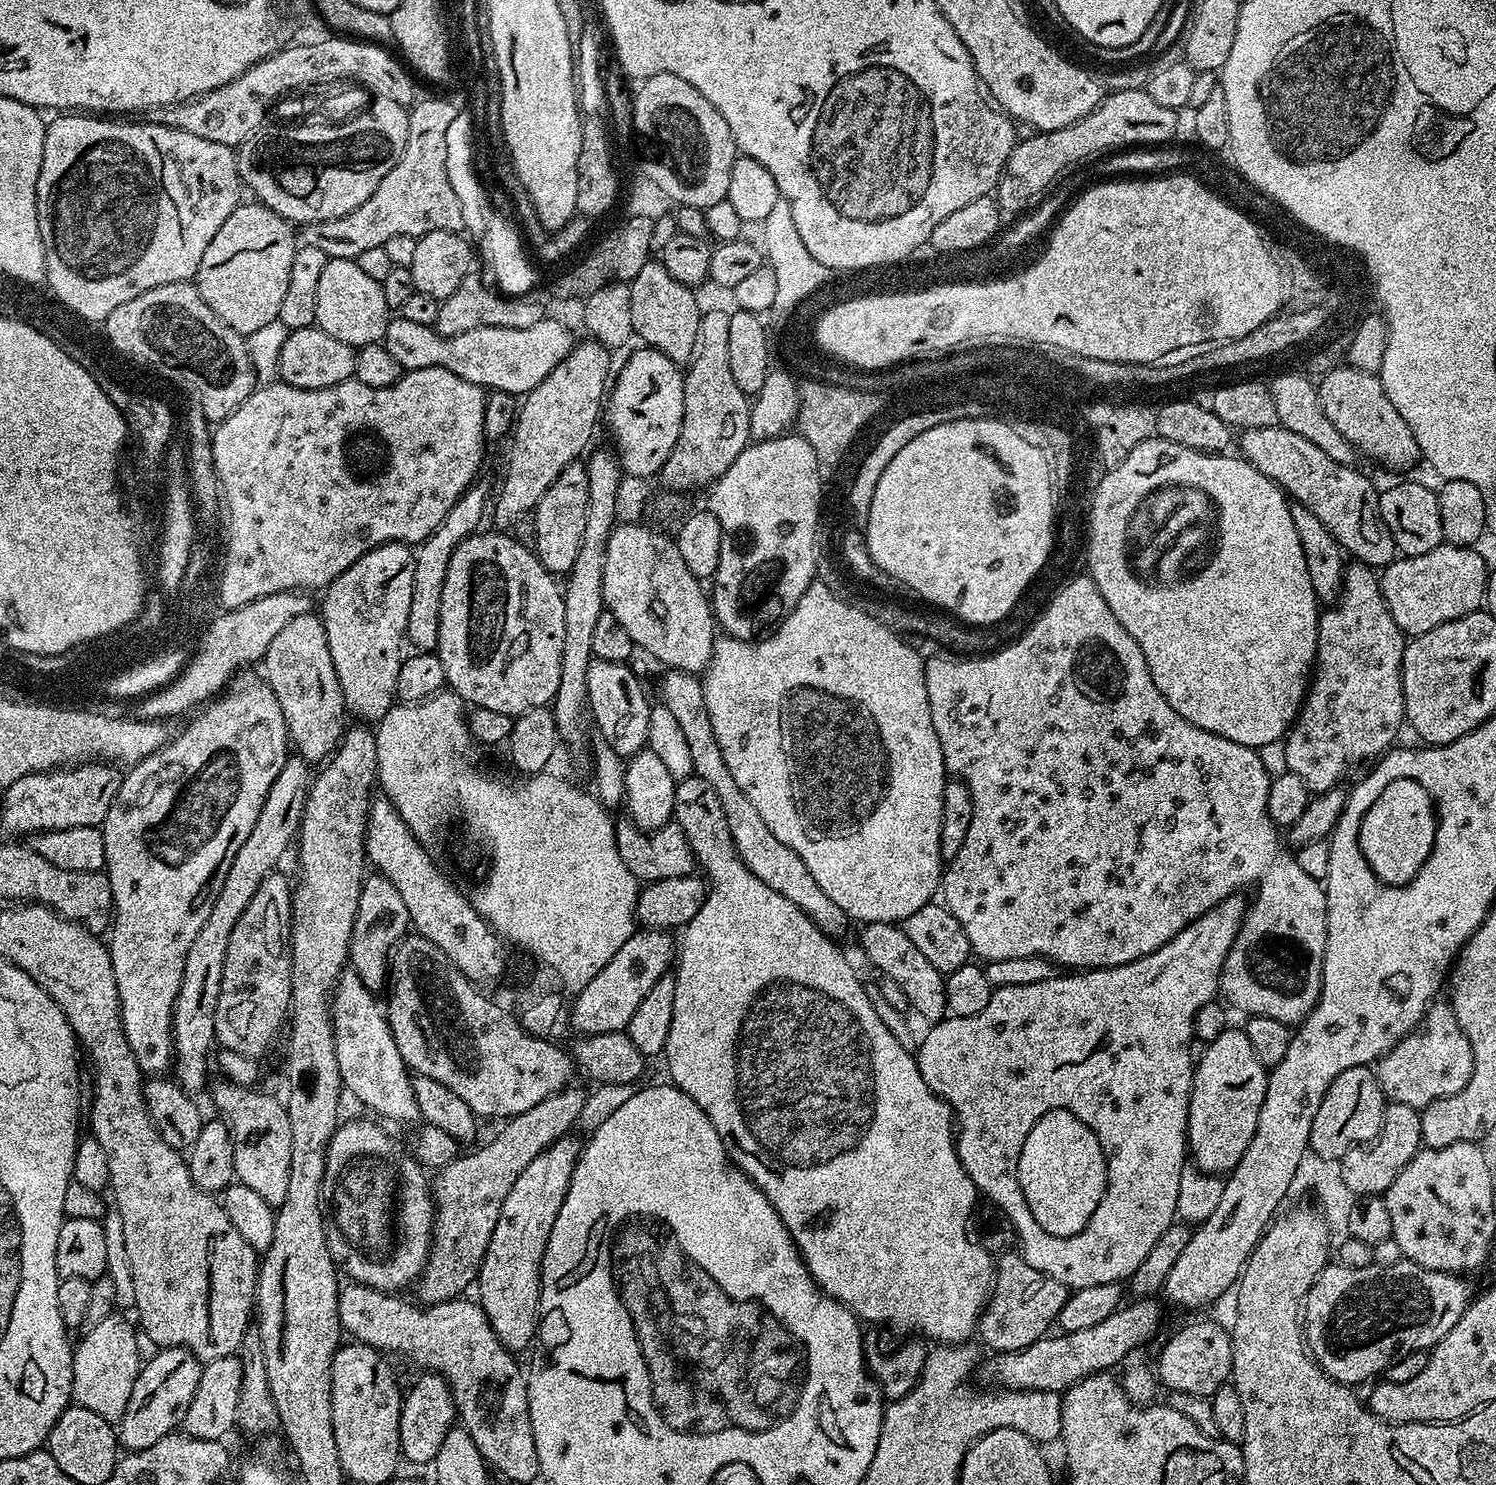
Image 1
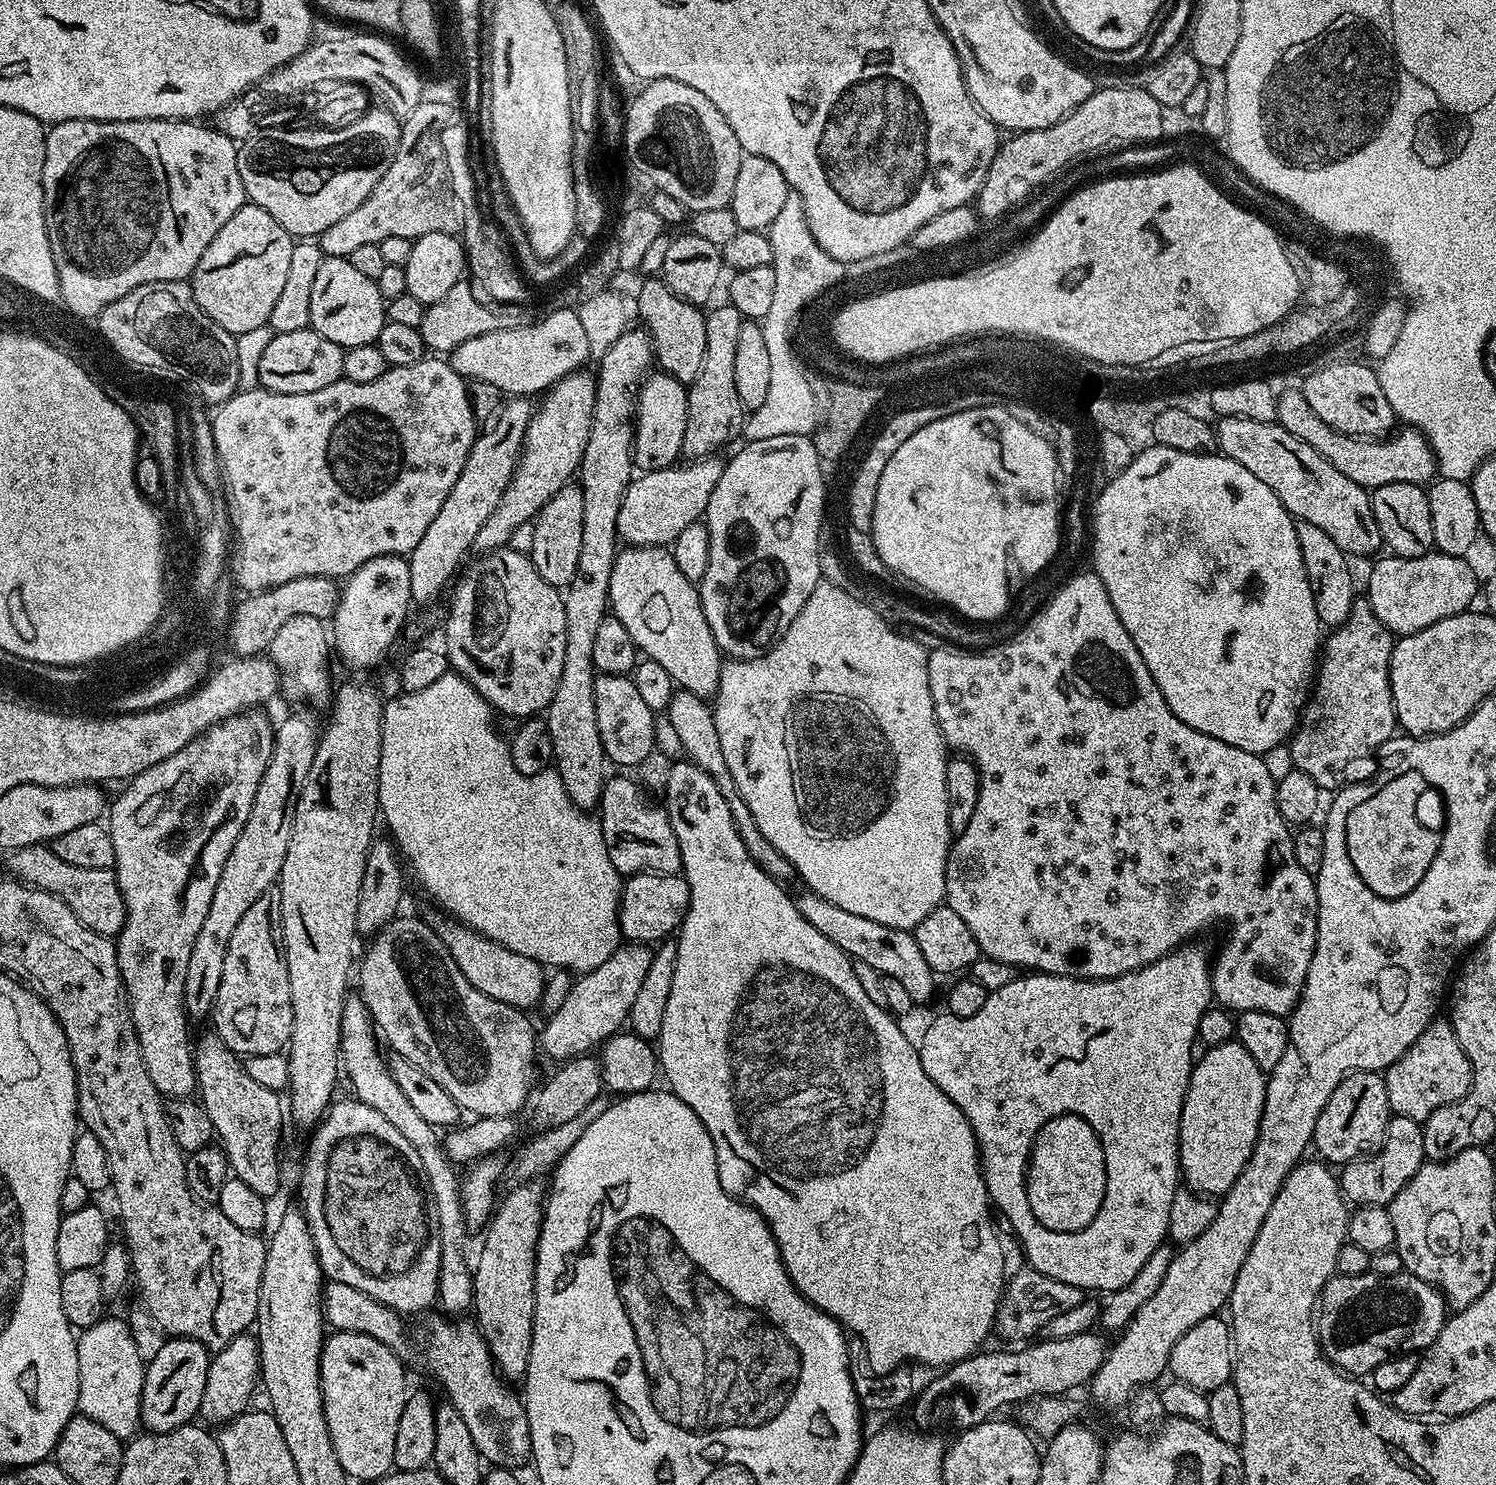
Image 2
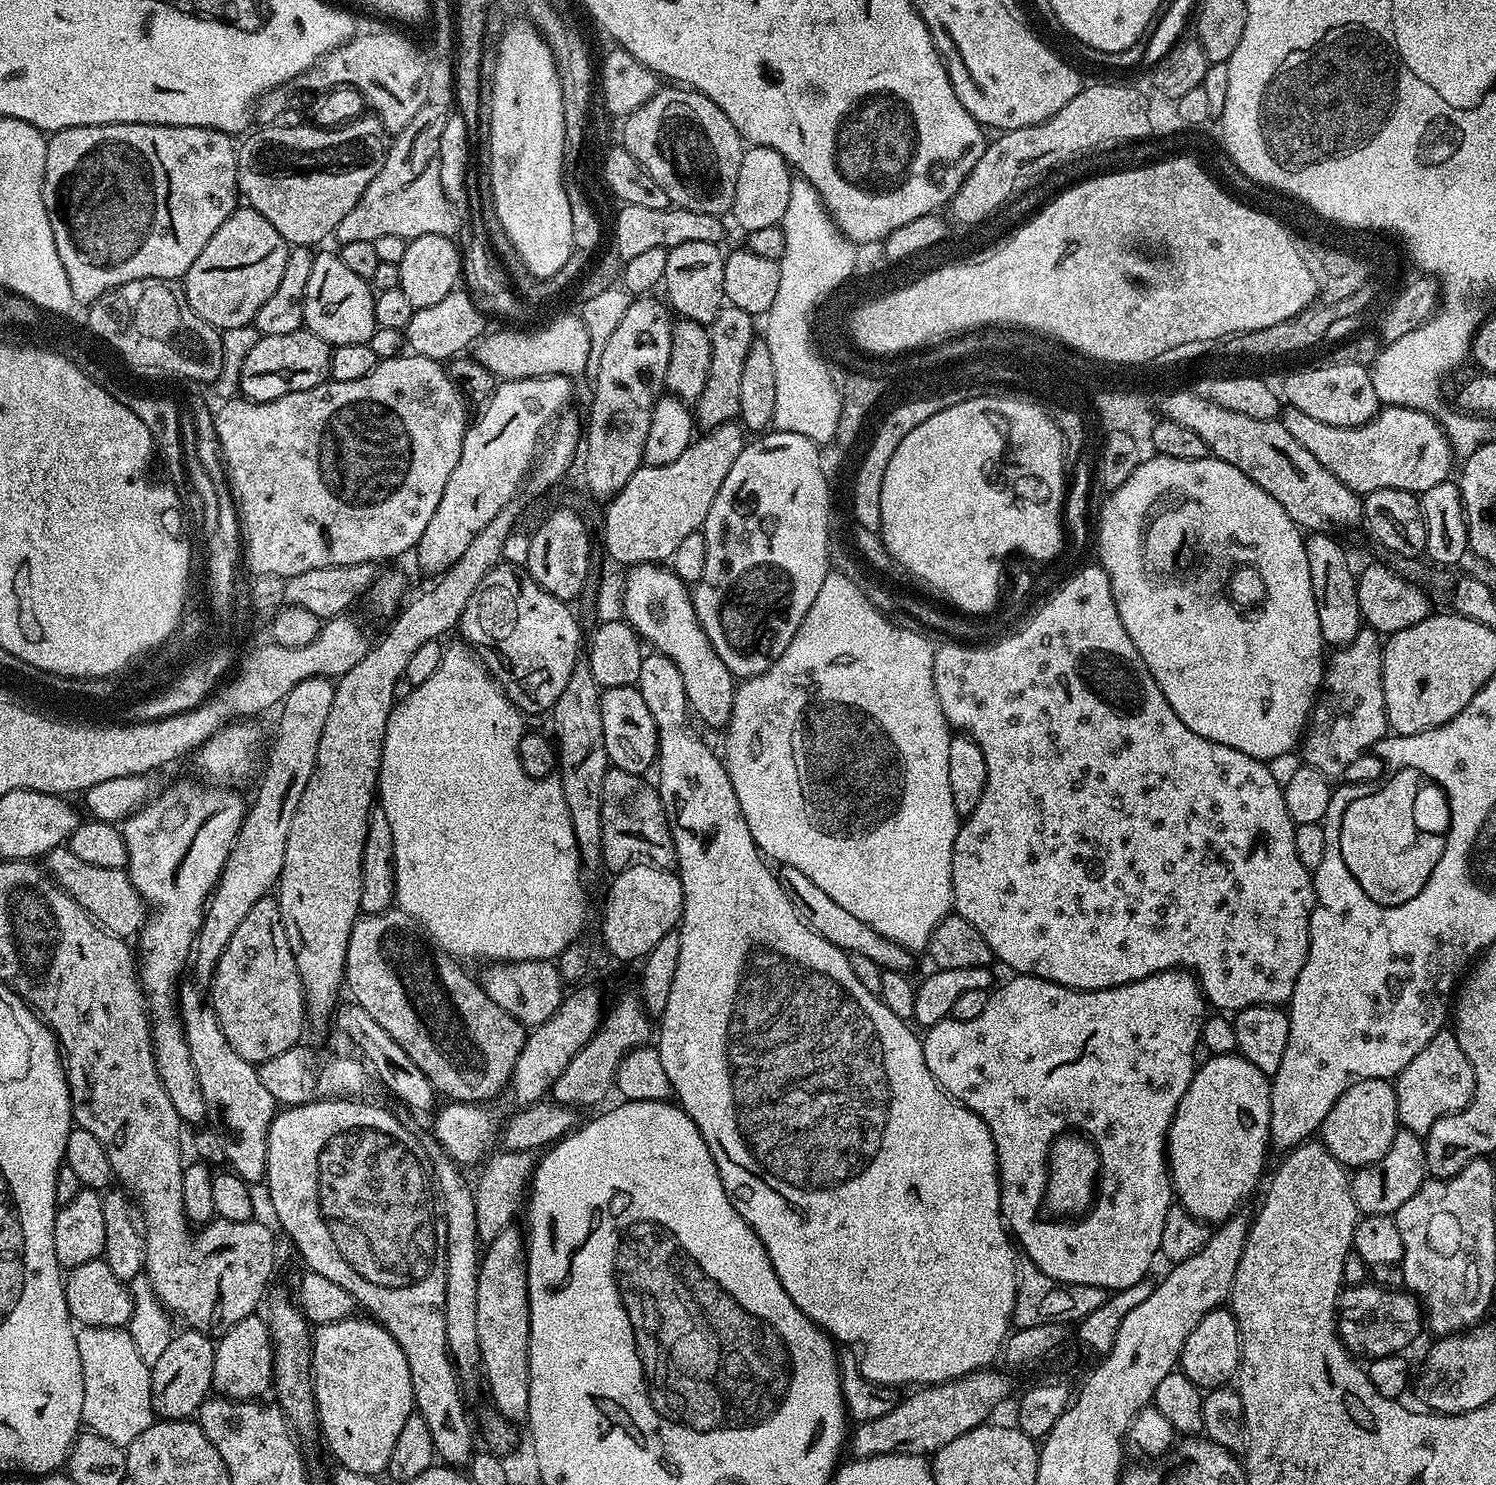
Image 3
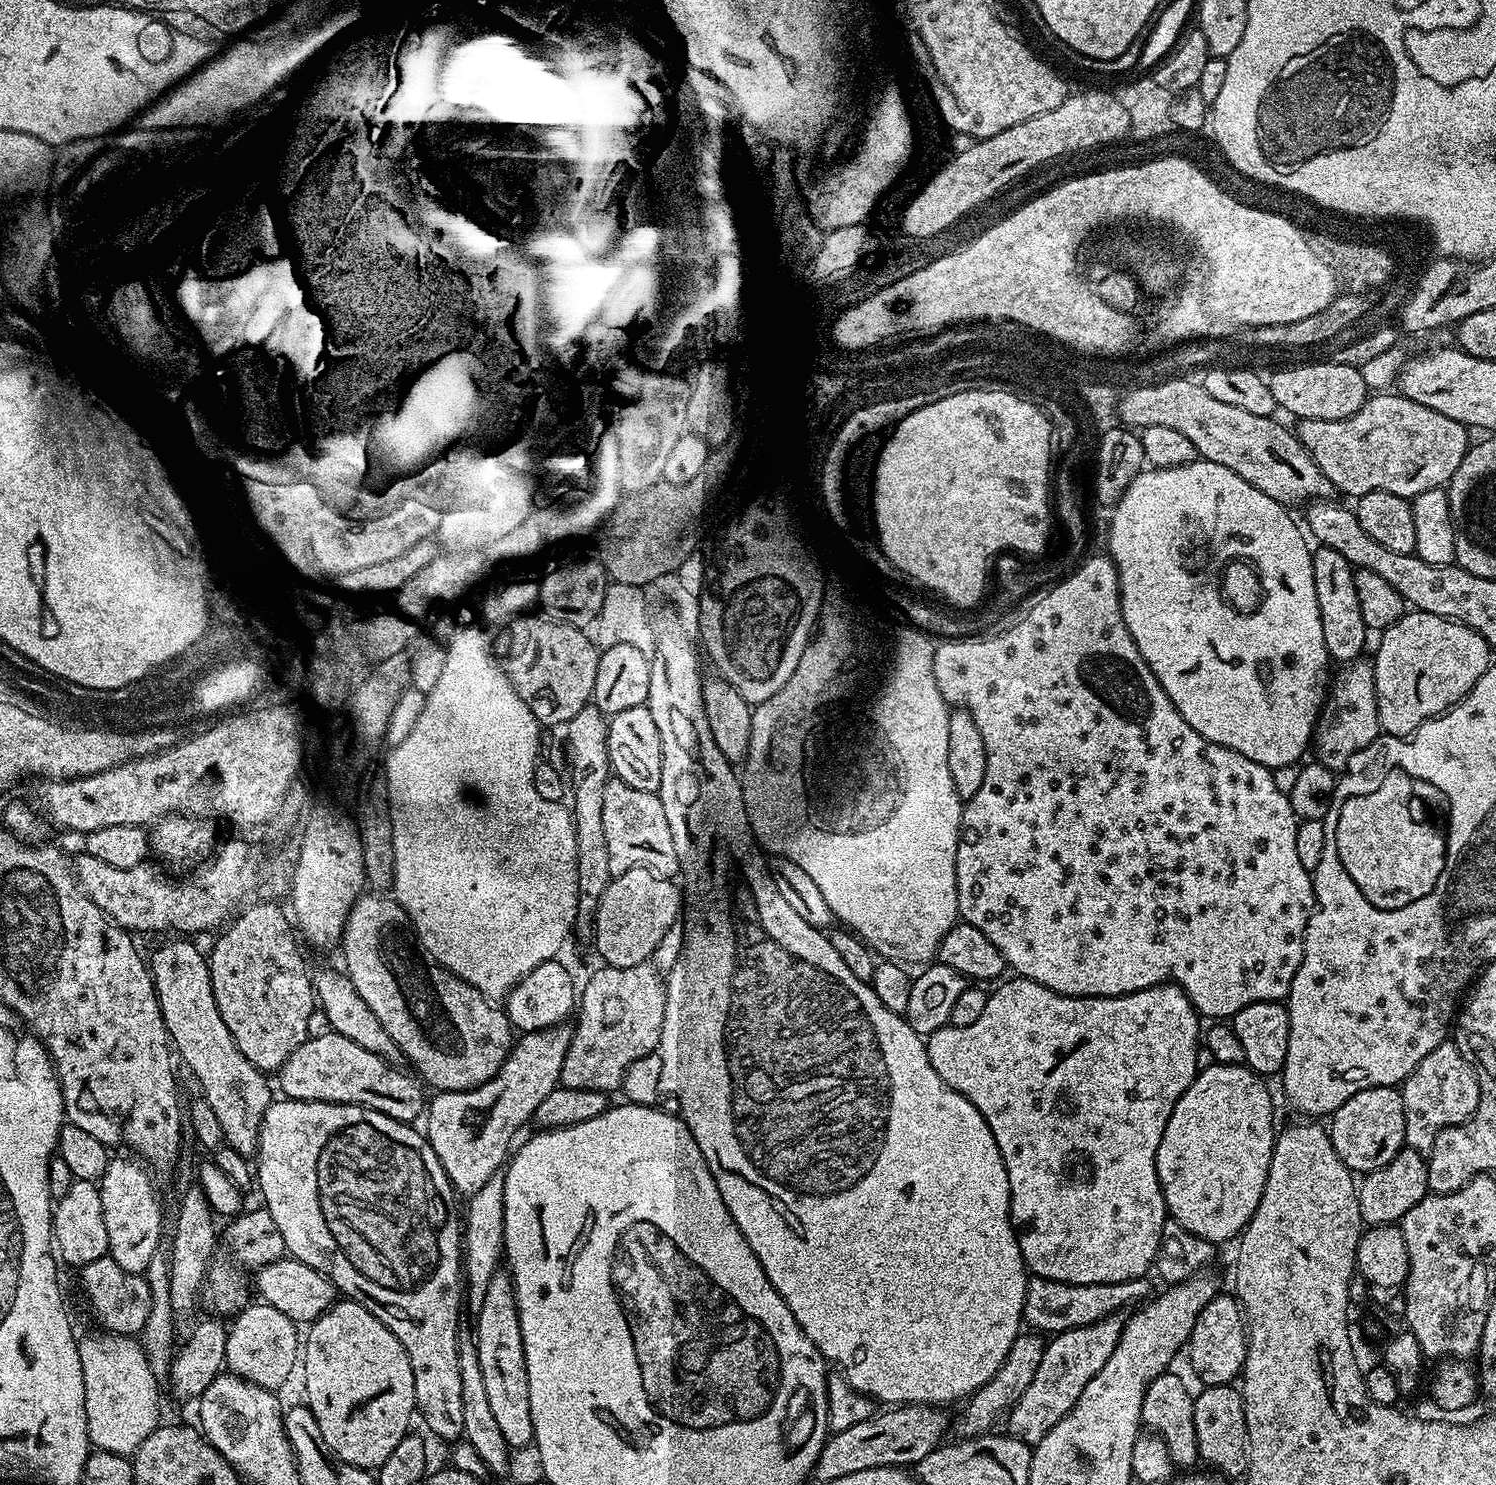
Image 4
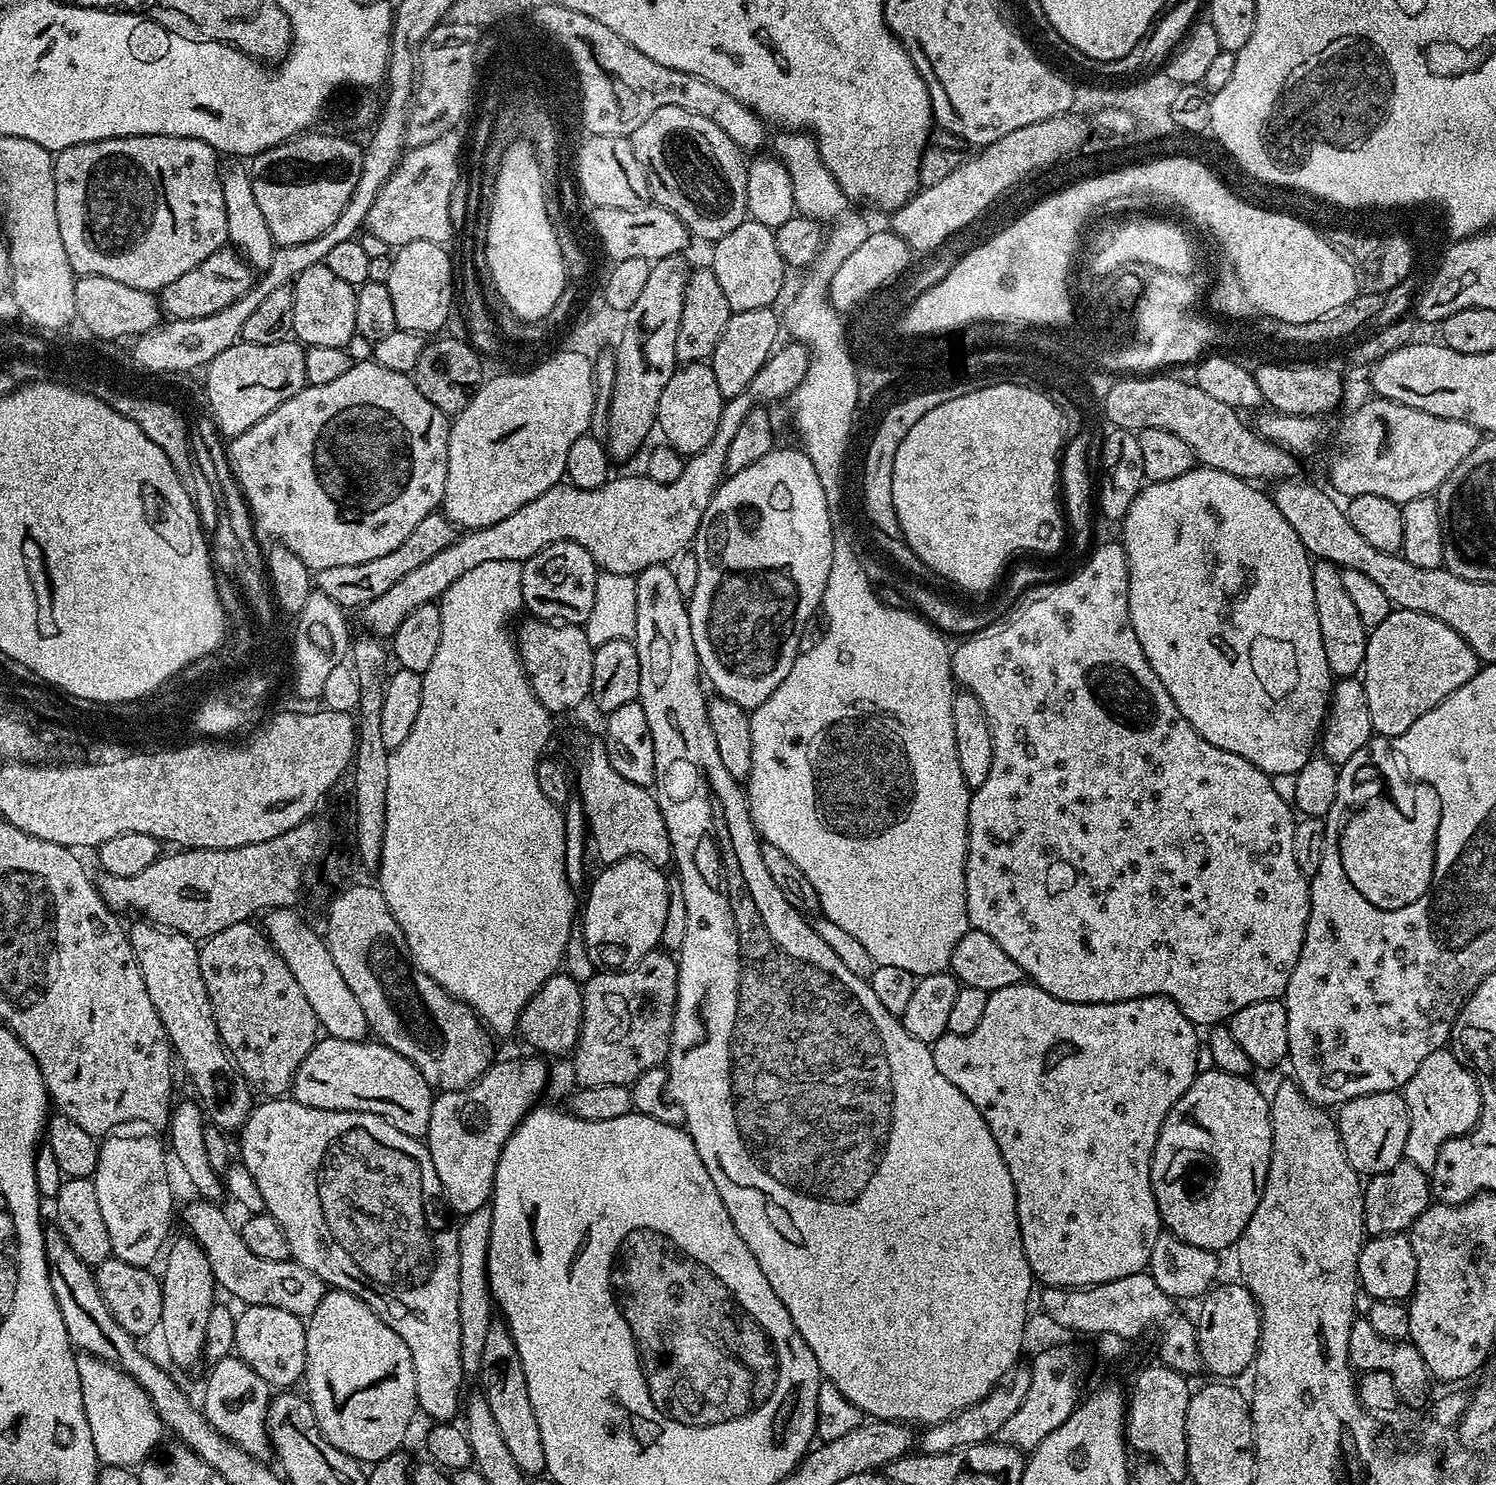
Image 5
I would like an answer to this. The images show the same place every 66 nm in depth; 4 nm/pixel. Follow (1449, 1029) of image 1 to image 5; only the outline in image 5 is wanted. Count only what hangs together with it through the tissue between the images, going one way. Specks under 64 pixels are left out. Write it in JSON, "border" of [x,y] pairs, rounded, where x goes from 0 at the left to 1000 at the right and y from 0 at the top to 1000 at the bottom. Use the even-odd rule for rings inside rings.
{"border":[[[965,705],[951,712],[951,718],[945,721],[945,726],[939,729],[937,737],[943,753],[939,780],[948,785],[948,788],[957,791],[961,774],[964,774],[965,770],[979,765],[989,755],[989,732],[983,721]]]}

